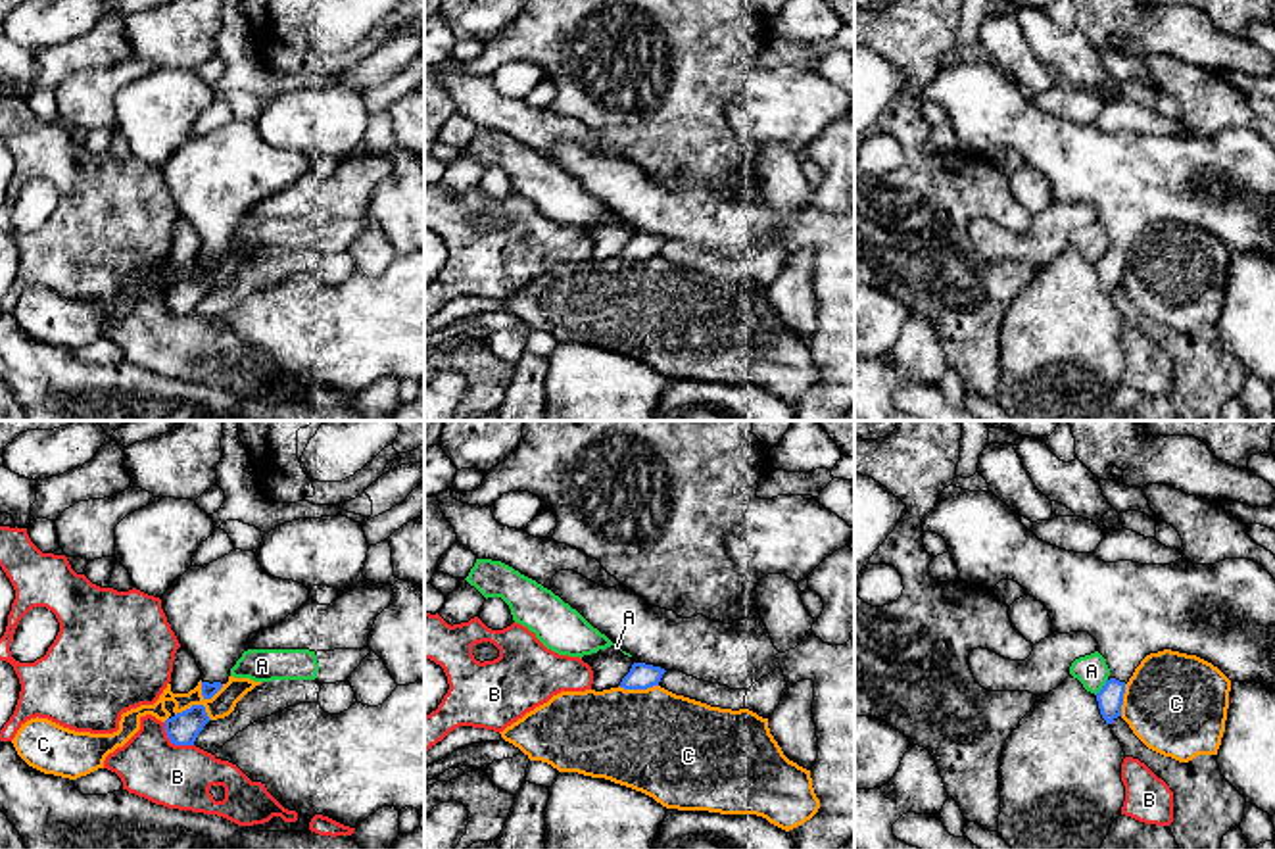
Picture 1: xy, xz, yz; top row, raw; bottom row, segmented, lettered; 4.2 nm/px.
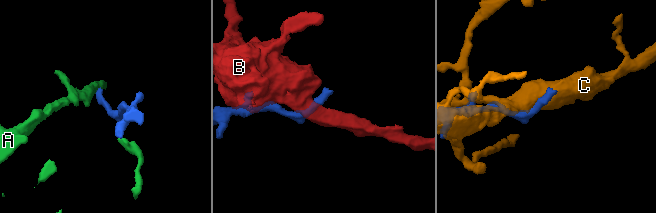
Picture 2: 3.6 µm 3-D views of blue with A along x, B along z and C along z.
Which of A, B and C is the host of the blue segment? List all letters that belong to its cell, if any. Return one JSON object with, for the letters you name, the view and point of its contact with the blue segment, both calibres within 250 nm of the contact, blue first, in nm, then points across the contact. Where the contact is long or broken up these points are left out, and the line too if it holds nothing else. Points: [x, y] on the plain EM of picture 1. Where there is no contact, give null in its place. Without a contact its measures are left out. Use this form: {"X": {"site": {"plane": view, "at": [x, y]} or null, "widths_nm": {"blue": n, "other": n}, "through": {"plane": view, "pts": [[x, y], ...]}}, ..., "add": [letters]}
{"add": []}

